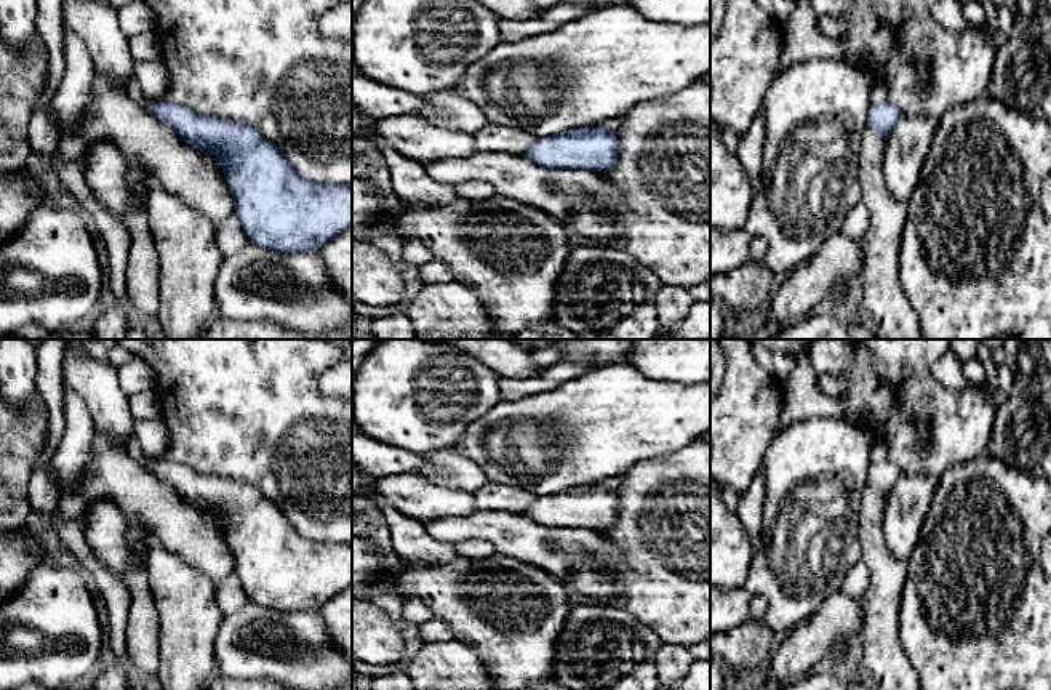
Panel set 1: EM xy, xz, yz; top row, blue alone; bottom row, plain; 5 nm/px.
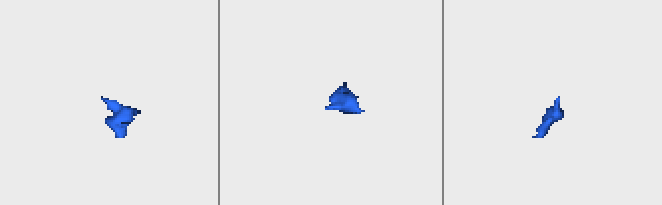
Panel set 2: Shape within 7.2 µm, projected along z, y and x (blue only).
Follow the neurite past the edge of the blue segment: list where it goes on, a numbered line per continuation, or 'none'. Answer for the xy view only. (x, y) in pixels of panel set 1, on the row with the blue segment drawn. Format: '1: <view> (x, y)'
none

